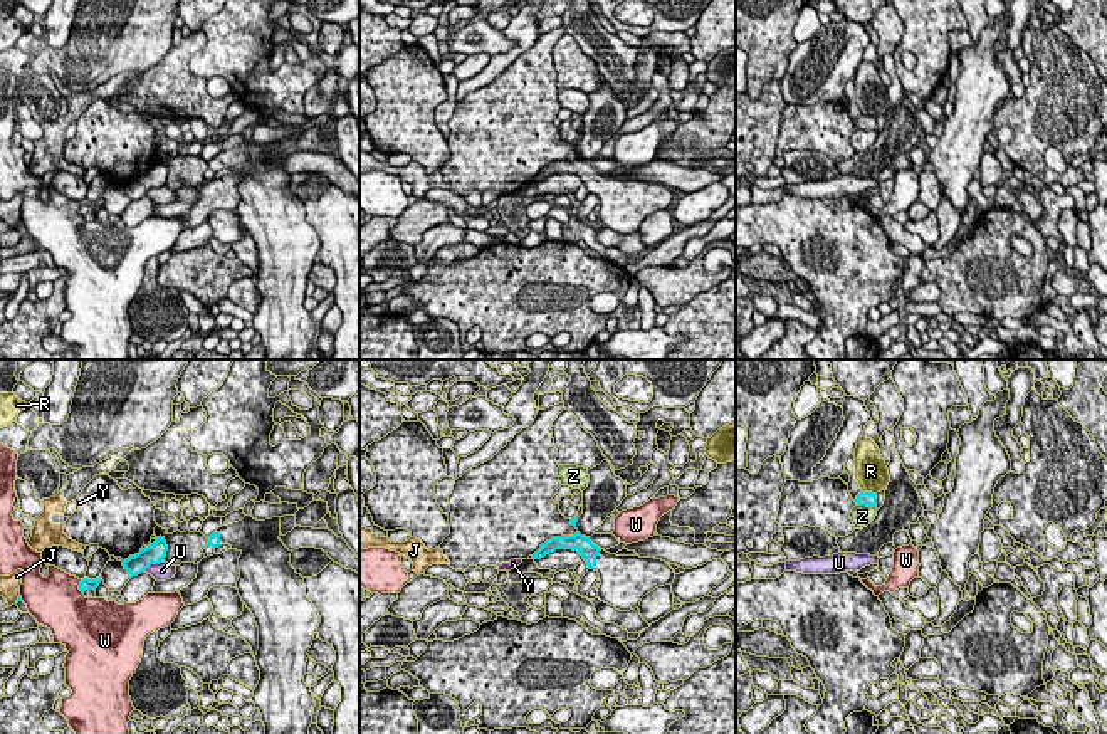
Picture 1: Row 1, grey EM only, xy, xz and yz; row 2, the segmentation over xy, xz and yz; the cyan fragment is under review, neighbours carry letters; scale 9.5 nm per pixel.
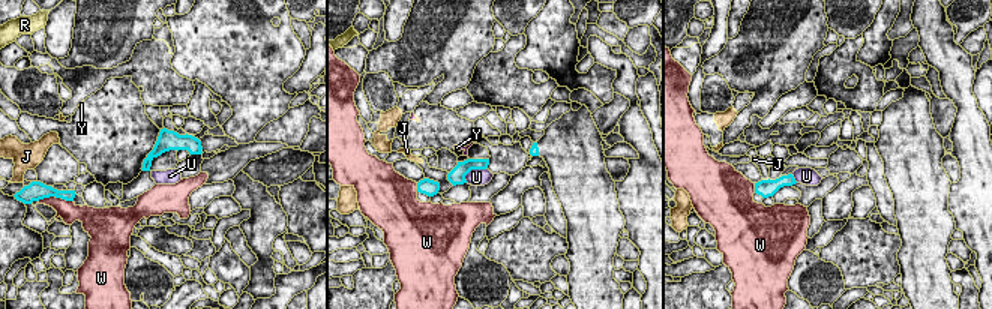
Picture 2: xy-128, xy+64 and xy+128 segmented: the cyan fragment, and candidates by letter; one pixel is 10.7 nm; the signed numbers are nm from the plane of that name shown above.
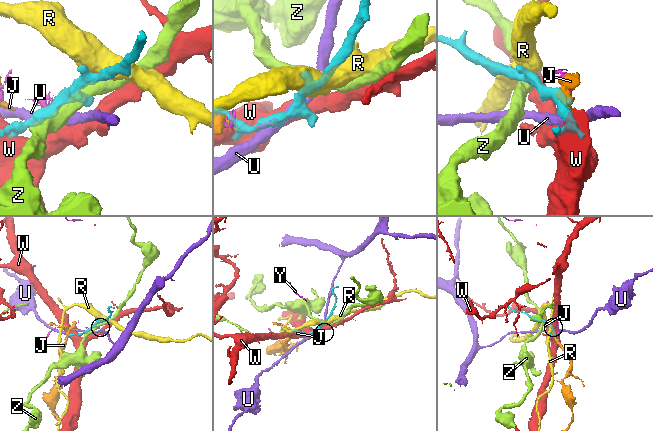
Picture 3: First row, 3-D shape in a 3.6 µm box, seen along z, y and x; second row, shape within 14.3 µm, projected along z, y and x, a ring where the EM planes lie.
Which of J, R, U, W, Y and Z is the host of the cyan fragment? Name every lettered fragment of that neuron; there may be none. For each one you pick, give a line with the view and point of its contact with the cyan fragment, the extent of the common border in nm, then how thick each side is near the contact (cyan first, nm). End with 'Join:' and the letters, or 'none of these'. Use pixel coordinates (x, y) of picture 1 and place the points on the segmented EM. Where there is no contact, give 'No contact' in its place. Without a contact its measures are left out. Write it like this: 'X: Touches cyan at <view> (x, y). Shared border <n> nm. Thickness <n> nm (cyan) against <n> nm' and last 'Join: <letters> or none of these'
Join: none of these

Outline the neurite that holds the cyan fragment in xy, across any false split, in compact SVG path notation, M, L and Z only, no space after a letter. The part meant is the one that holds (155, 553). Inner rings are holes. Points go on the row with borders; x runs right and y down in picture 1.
M156 537L153 544L141 549L138 554L129 556L123 561L124 569L133 576L144 573L151 564L165 563L166 558L166 541L165 537Z

